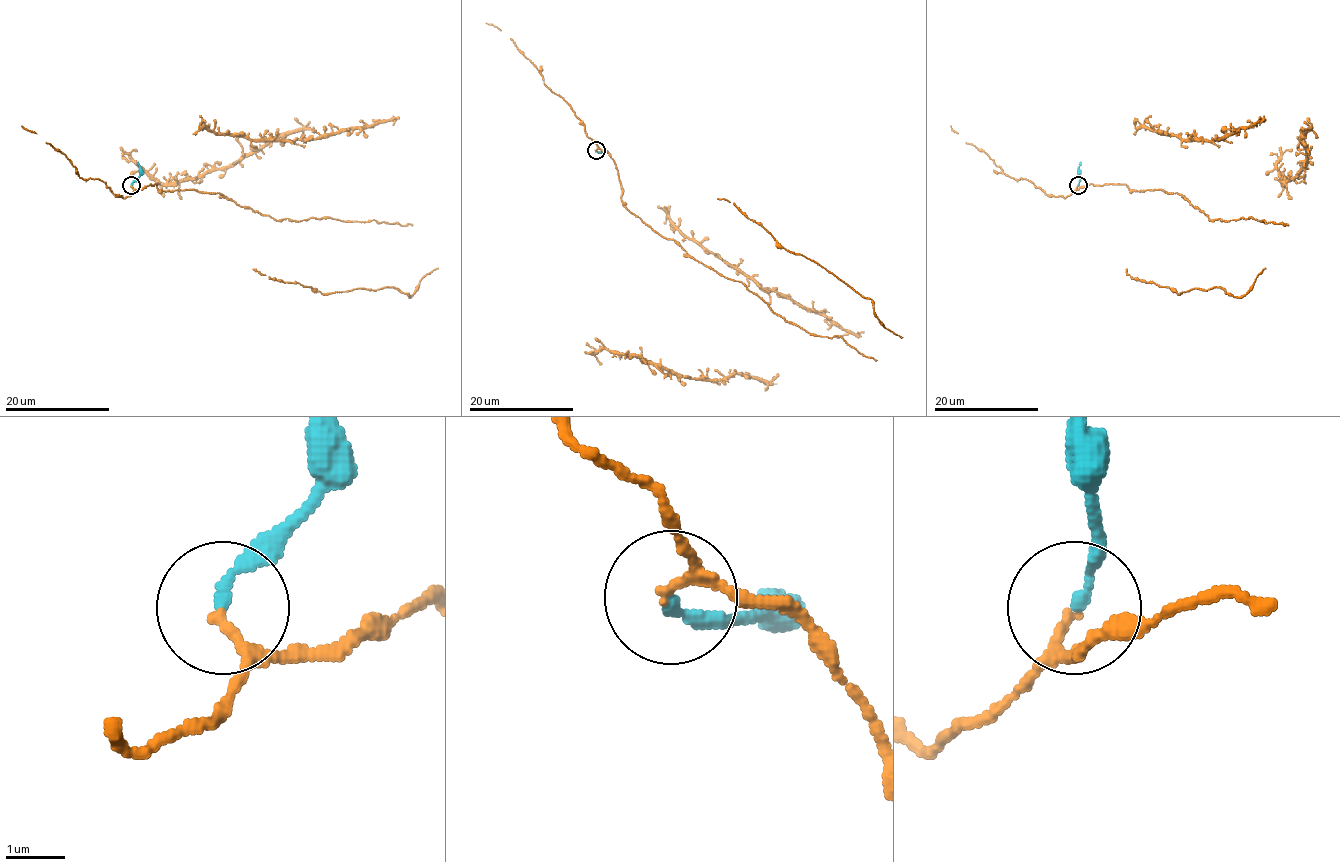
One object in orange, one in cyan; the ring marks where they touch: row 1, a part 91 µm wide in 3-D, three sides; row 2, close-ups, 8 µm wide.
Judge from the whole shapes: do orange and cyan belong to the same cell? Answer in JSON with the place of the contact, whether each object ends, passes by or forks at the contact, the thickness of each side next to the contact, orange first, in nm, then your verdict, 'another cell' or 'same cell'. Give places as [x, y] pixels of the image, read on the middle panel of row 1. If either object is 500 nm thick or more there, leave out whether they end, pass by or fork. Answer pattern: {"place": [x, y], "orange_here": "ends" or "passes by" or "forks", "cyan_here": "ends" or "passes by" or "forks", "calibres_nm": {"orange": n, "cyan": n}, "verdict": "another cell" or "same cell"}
{"place": [596, 150], "orange_here": "passes by", "cyan_here": "ends", "calibres_nm": {"orange": 120, "cyan": 190}, "verdict": "another cell"}

